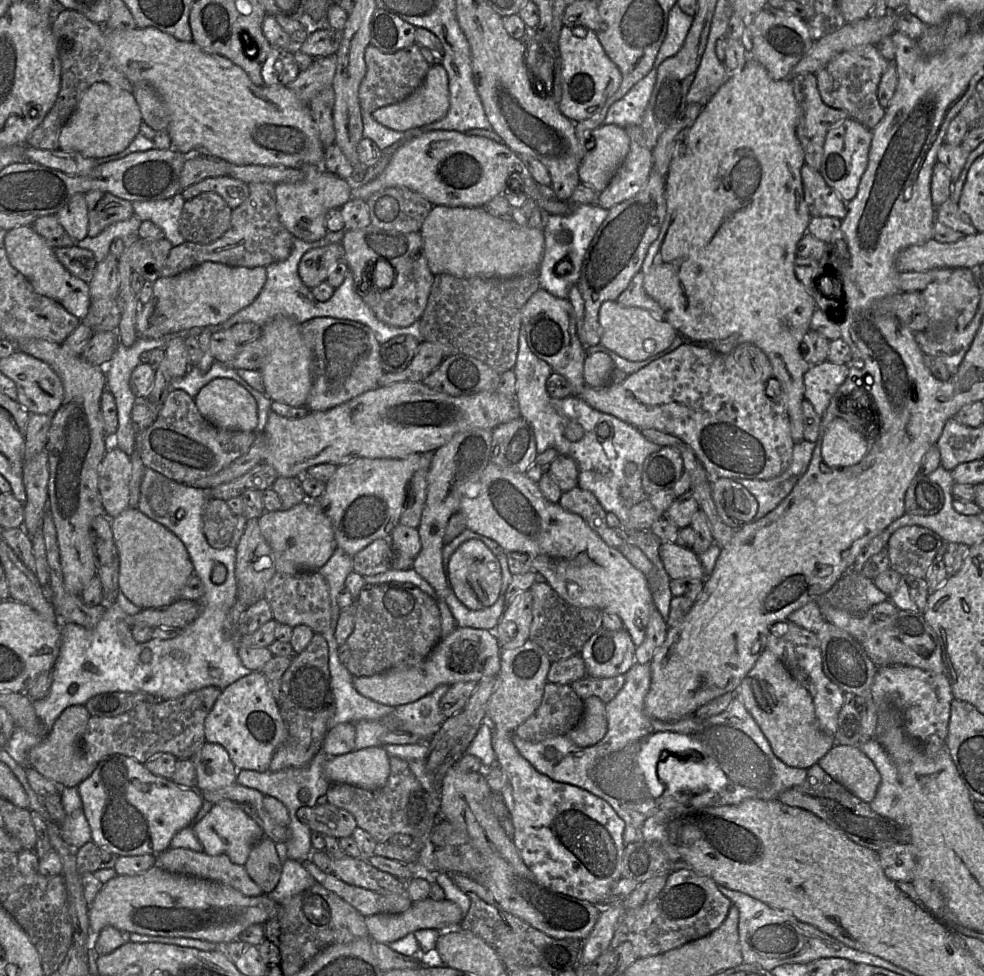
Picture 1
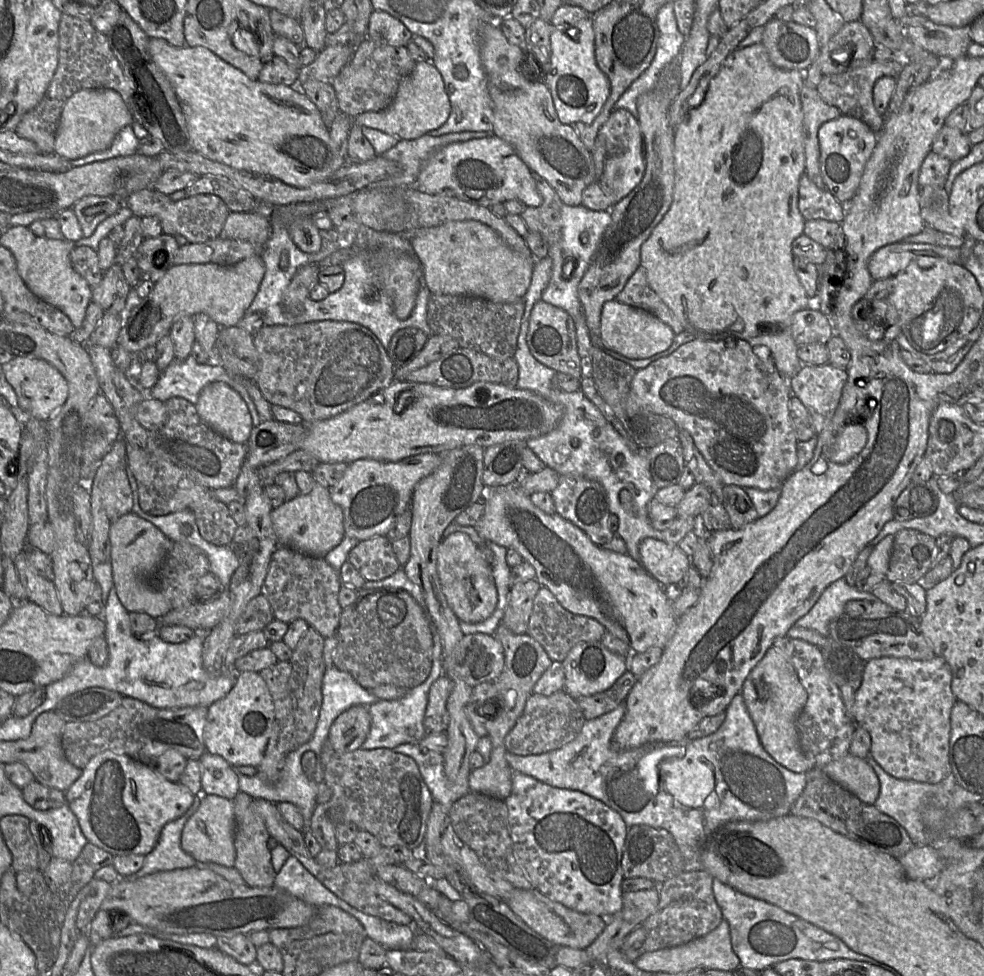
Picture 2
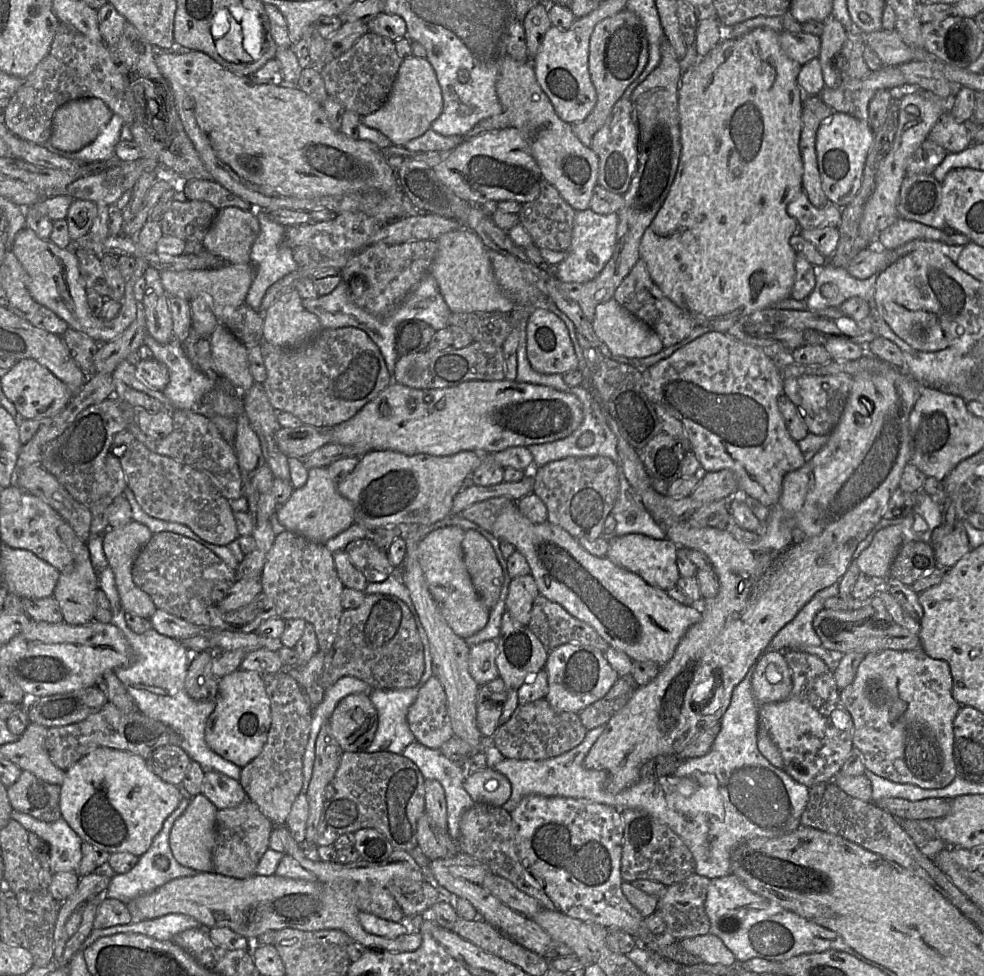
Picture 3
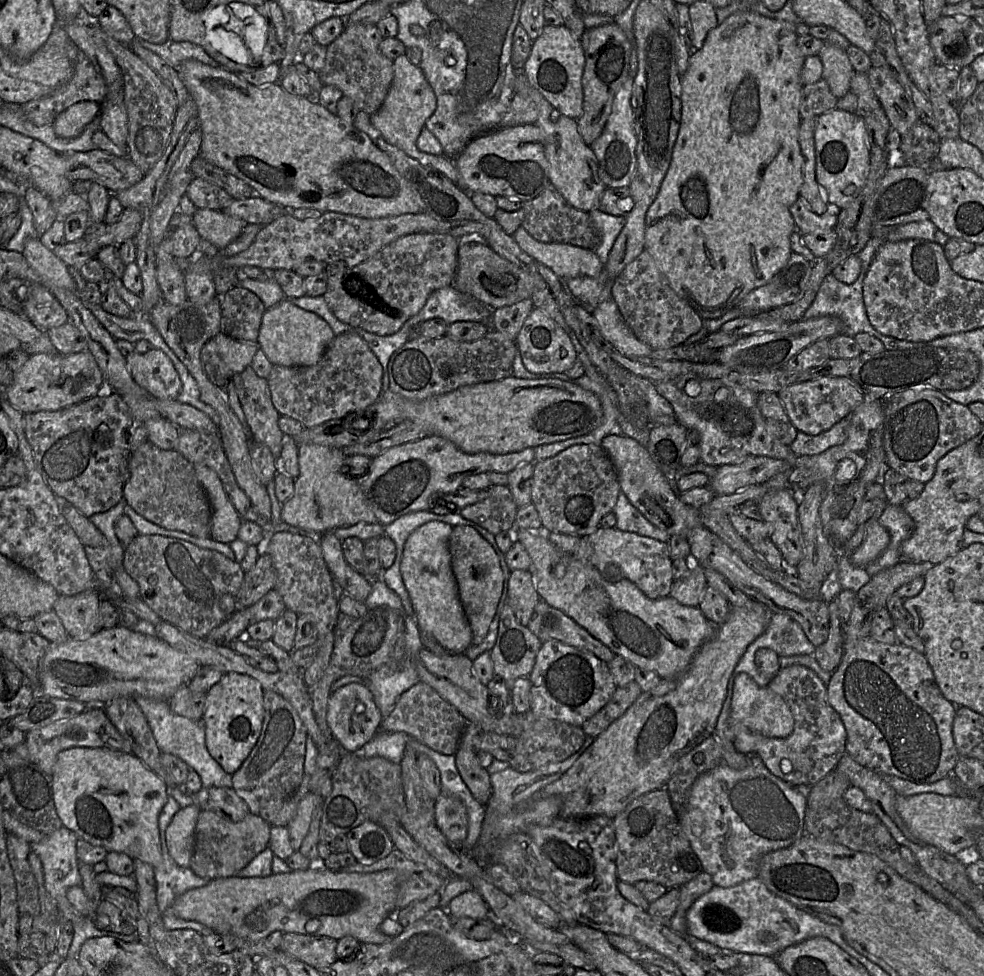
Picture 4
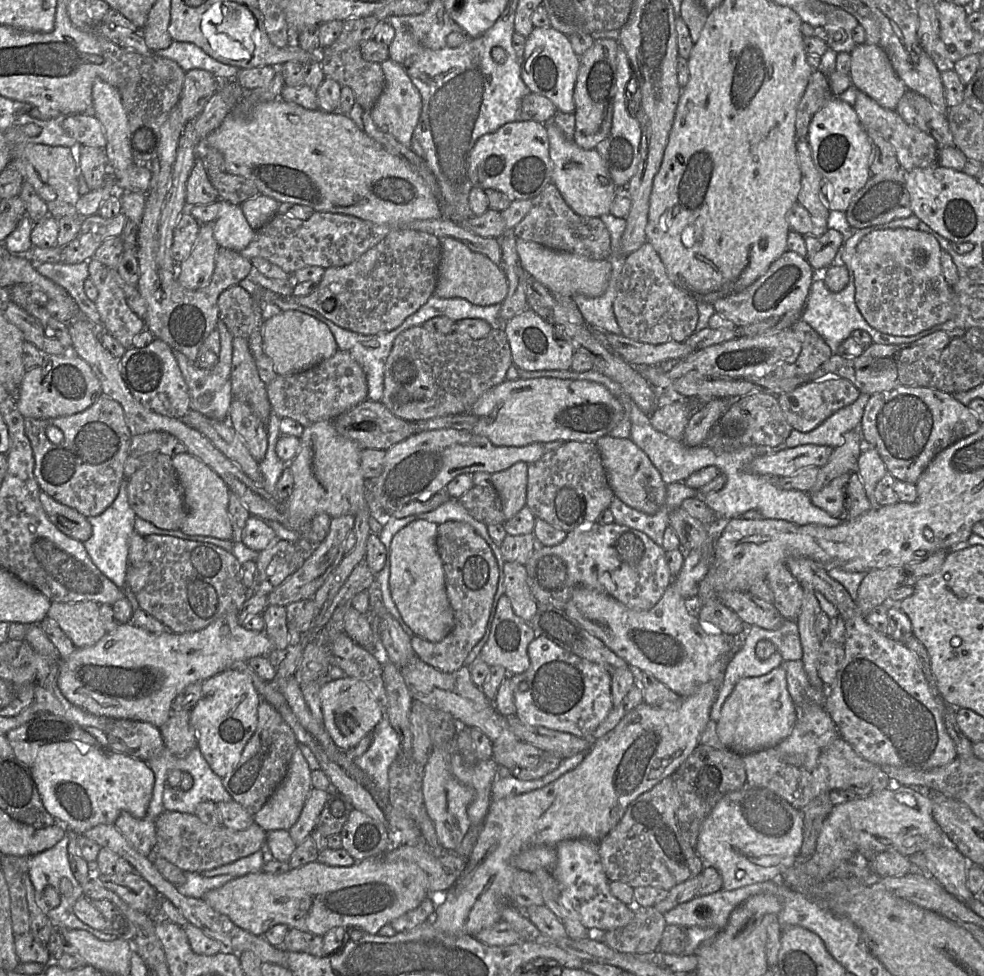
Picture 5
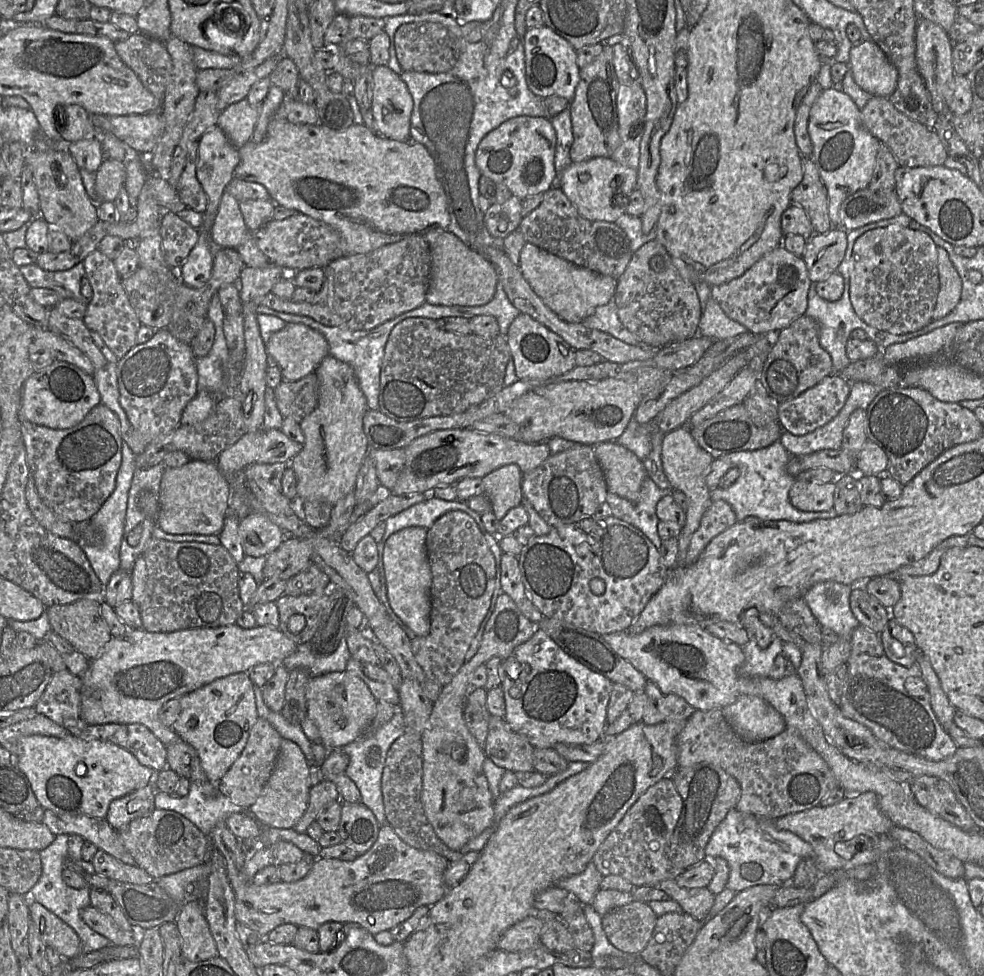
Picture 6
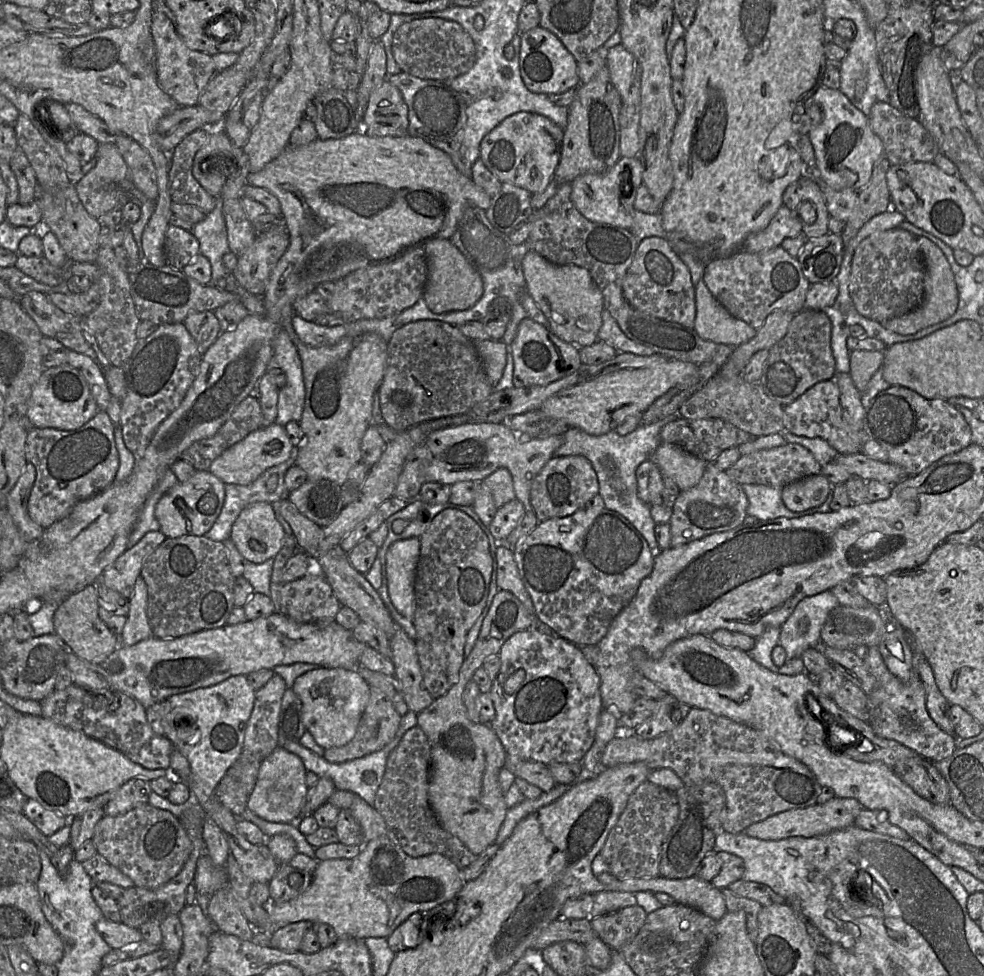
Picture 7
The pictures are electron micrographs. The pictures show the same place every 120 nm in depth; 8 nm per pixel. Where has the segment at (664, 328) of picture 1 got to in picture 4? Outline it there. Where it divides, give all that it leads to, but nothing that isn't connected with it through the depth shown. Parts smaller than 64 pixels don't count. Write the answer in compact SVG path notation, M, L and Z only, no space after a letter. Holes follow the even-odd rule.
M613 298L600 302L593 310L603 337L625 356L650 356L652 348L641 342L624 321Z

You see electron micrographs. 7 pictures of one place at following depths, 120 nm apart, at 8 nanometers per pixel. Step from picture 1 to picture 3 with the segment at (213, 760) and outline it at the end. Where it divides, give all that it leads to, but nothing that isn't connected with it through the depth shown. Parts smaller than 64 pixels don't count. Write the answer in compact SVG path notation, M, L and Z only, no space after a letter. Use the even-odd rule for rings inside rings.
M217 771L204 772L201 794L218 810L236 807L248 799L237 780Z

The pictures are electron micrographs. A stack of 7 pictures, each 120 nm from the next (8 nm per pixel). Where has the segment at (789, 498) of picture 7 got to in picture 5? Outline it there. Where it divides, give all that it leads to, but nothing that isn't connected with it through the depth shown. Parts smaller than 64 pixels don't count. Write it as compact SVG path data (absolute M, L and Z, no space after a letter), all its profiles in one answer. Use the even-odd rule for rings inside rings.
M850 473L843 474L818 492L810 493L812 504L835 518L842 518L845 514L846 486L849 478Z

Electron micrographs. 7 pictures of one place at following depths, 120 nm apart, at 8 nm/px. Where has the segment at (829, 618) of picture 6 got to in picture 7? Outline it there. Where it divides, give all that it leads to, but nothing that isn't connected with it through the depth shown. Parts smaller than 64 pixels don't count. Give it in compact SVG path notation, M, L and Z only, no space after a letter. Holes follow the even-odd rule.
M830 590L805 597L780 627L779 644L786 652L787 664L793 658L801 658L808 648L821 642L821 629L830 612L839 606Z

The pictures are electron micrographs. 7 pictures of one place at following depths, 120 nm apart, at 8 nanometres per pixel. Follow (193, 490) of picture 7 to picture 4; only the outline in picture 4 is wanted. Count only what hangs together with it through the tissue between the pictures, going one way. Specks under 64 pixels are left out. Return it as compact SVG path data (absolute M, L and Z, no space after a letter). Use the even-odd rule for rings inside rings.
M195 463L193 467L212 508L210 537L229 544L238 538L243 517L231 503L216 472L202 464Z

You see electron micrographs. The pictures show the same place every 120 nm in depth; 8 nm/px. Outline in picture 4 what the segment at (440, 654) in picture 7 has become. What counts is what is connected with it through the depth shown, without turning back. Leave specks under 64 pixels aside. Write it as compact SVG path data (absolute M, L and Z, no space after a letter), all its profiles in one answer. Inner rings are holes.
M467 525L453 526L448 548L459 598L472 631L472 645L478 645L488 632L503 589L499 558L487 540Z

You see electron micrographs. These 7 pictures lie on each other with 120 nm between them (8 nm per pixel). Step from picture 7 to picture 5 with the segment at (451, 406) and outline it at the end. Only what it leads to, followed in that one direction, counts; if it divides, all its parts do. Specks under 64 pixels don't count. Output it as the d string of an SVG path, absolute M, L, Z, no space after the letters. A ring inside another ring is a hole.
M422 325L413 326L398 334L393 342L392 349L389 353L384 367L384 391L380 401L388 408L388 410L393 415L410 422L423 421L449 415L471 413L473 405L484 392L506 380L506 373L511 365L511 349L503 328L492 329L486 337L475 340L470 338L470 336L462 333L452 332L450 334L440 334L426 330Z

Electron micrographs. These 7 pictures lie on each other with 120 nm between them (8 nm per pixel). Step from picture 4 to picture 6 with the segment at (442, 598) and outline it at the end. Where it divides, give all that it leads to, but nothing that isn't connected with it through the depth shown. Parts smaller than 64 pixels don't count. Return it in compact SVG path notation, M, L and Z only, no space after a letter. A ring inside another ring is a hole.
M411 526L391 534L383 553L388 602L395 614L418 637L427 636L430 632L432 574L426 551L427 531L424 527Z

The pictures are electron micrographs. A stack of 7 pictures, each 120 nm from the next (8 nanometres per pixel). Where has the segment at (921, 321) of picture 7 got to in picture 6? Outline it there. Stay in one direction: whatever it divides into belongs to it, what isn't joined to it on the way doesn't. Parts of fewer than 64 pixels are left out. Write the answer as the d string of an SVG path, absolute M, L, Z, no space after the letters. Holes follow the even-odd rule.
M937 246L937 258L940 285L932 320L943 318L956 307L962 287L961 278L943 247Z

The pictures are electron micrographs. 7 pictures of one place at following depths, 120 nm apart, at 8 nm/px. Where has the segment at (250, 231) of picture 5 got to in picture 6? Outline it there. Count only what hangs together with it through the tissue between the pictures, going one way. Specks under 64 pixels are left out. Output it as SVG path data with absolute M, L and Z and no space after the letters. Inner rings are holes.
M224 191L211 229L211 239L223 248L237 249L250 232L244 222L239 201Z

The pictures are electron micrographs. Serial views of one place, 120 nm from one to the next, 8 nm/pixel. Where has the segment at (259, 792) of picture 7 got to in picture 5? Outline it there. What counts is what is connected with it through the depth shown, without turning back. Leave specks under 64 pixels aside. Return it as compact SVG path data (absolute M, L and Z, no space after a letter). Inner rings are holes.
M298 747L283 781L254 814L254 822L266 832L289 830L298 820L312 788L311 770Z

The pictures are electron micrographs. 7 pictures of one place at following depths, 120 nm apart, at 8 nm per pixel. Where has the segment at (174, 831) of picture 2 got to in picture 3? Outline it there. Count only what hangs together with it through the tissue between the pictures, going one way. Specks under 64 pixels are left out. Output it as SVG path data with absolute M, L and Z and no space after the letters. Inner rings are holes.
M182 798L178 807L165 819L161 830L153 839L150 848L146 853L139 857L139 860L133 869L124 874L114 875L109 883L108 888L106 889L106 894L102 895L104 896L104 899L117 899L127 905L133 899L150 893L173 879L181 877L192 877L198 874L198 871L180 865L174 858L169 846L169 835L173 824L175 820L185 811L190 803L190 800L191 799L188 798ZM157 856L164 856L169 861L169 866L166 870L159 870L155 866L155 858Z

